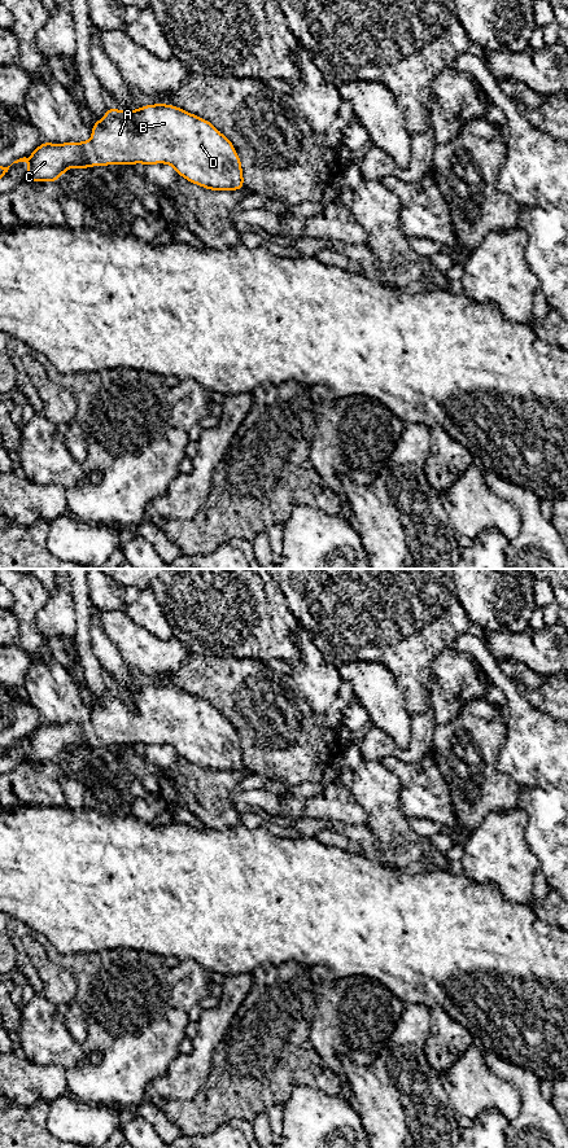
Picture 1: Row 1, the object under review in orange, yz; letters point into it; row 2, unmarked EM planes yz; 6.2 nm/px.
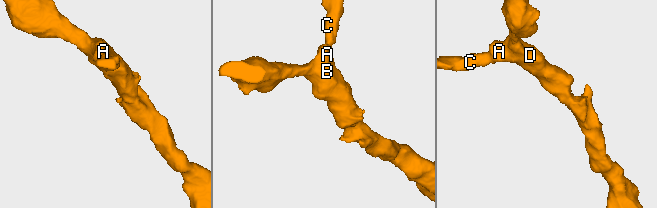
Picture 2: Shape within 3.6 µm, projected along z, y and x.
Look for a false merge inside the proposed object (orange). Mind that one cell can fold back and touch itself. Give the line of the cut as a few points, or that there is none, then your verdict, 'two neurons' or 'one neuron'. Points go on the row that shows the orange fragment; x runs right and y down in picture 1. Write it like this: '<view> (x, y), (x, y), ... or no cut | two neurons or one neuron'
no cut | one neuron

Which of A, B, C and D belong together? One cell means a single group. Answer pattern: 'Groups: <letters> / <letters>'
Groups: A B C D

